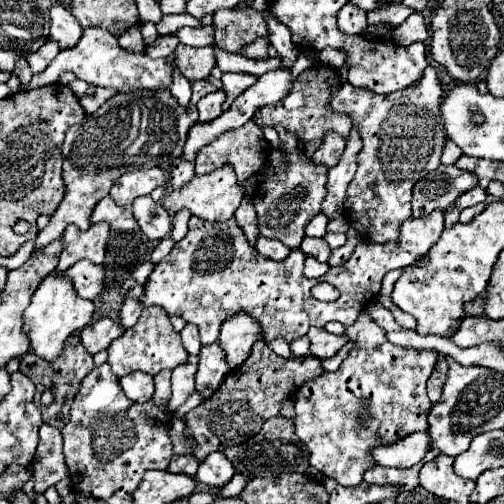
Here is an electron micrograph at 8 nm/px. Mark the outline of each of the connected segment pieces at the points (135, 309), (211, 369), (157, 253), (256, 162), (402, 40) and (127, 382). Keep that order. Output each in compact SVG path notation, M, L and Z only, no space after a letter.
M126 299L124 305L122 305L122 309L120 309L120 313L118 313L118 321L120 321L120 325L124 329L130 329L138 321L140 313L142 313L140 301L138 299Z
M218 341L204 345L198 359L200 363L196 373L196 391L200 391L204 399L208 399L220 387L222 379L230 373L230 367L226 367L226 355Z
M168 237L168 239L164 239L164 241L160 241L158 243L158 247L152 251L152 257L150 257L150 261L156 265L156 263L160 263L170 251L172 251L172 247L174 247L174 241Z
M248 121L246 125L242 125L238 129L224 131L216 141L208 143L206 147L202 147L198 151L198 155L196 155L196 175L206 175L206 173L214 171L216 167L222 167L222 165L230 163L230 165L234 165L234 171L238 175L238 183L242 185L246 179L250 179L254 173L258 173L264 167L268 151L270 151L270 147L264 141L262 129L254 121Z
M414 11L402 25L394 27L392 39L394 39L396 45L404 45L404 47L408 47L412 43L418 43L418 41L426 41L428 39L428 29L426 29L424 17Z
M130 373L130 375L124 375L120 379L120 385L122 385L126 397L132 399L132 401L136 401L136 403L146 403L154 395L152 375L146 375L146 373Z

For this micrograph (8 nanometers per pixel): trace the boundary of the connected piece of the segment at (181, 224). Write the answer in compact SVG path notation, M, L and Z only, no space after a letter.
M178 211L178 213L174 215L172 235L170 235L174 241L180 241L180 239L186 237L186 233L188 233L188 219L190 219L190 217L192 217L190 211Z

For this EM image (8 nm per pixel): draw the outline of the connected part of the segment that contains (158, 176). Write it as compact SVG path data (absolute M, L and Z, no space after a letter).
M160 167L130 171L130 173L124 173L114 183L114 187L110 189L110 197L118 205L130 205L136 197L150 195L156 187L166 185L168 181L170 181L170 173L160 169Z

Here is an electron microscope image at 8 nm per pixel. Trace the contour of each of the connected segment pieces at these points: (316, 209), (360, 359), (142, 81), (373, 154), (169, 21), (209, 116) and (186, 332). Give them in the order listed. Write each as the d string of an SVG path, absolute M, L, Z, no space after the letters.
M274 127L280 137L278 149L286 155L286 167L274 169L272 177L266 177L262 183L258 183L254 195L252 195L252 205L258 215L258 227L264 237L278 239L288 247L300 245L304 237L304 227L310 223L314 215L320 213L322 199L326 197L326 173L328 167L316 165L310 157L304 155L302 151L302 139L290 131L282 131L280 127Z
M360 313L358 321L346 327L344 337L348 337L348 341L352 341L356 347L348 351L348 357L342 361L338 371L310 379L310 383L304 383L298 389L294 425L296 437L306 443L310 451L310 465L344 487L356 487L362 483L364 473L376 465L370 455L374 447L396 443L398 439L416 431L426 431L426 415L432 407L426 395L426 381L438 363L438 353L388 343L382 329L366 313Z
M84 29L84 37L74 49L60 51L60 55L48 65L46 71L32 77L26 89L38 89L42 85L56 83L62 71L76 73L78 79L84 79L86 83L94 83L98 87L114 87L120 93L136 91L140 87L144 89L166 89L172 83L172 67L164 59L150 59L146 53L128 53L118 45L118 39L108 33L106 29Z
M426 67L422 79L416 85L406 87L404 91L396 91L390 95L378 95L360 87L354 87L350 83L344 83L338 95L330 101L332 111L336 113L348 113L352 117L352 123L358 125L358 131L362 135L364 147L358 153L358 171L354 179L348 185L346 191L346 209L350 225L364 237L374 243L386 243L392 239L398 239L400 225L410 219L410 199L412 199L412 187L418 183L418 179L424 179L430 171L434 171L440 165L442 147L446 143L446 137L440 127L440 101L444 97L442 85L436 77L436 71L432 67Z
M180 13L180 15L170 15L170 17L162 17L162 23L158 23L158 33L160 35L172 35L176 33L180 27L200 27L200 19L194 19L188 13Z
M214 91L206 97L202 97L198 101L198 115L200 115L200 121L206 123L206 121L212 121L216 117L222 115L222 103L226 101L226 93L224 91Z
M188 323L182 331L180 331L180 335L182 335L182 345L192 353L198 353L198 349L200 349L200 339L198 339L198 327L194 327L192 323Z

